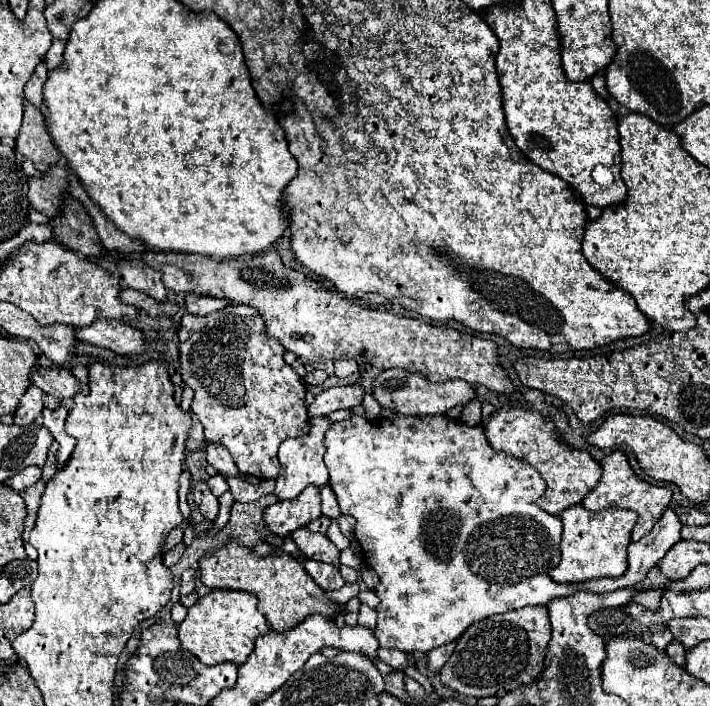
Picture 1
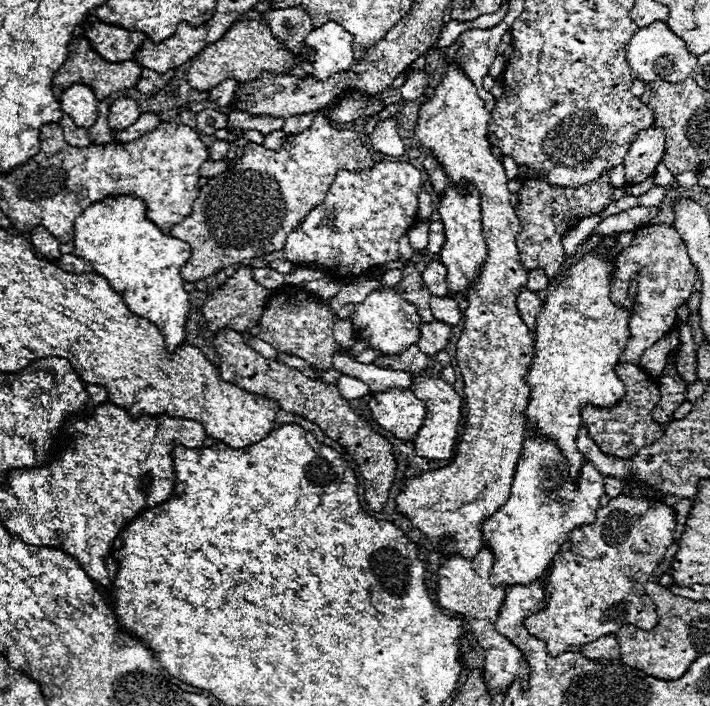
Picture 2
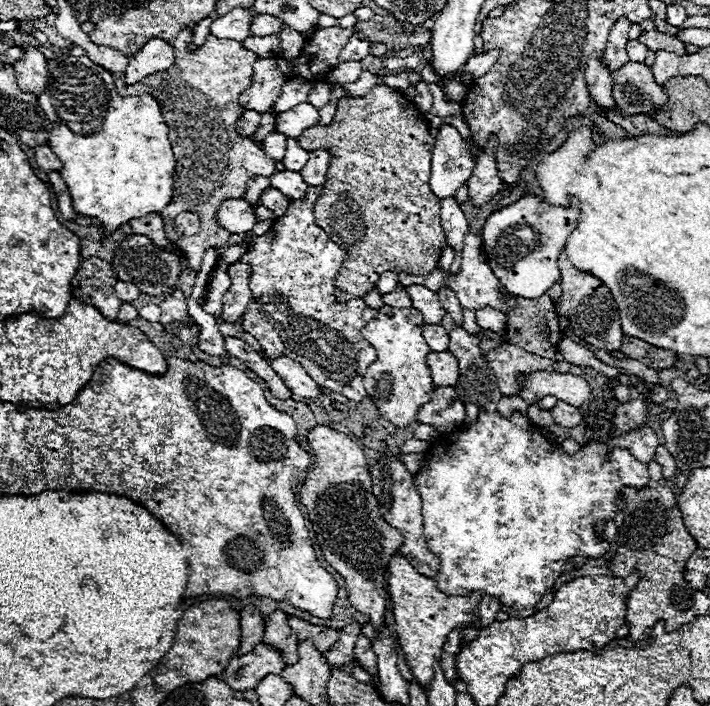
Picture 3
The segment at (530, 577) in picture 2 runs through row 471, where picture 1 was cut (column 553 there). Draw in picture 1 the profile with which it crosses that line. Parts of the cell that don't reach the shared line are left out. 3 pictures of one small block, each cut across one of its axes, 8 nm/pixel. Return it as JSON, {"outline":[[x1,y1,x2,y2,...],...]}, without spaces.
{"outline":[[352,416,348,420,338,422,334,428,330,428,326,432,326,456,324,462,330,470,330,486,338,498,340,510,342,514,350,514,356,518,356,540,362,546,366,564,380,576,380,582,376,586,376,596,380,598,380,606,378,606,378,620,376,620,376,638,380,642,382,648,396,648,402,650,406,654,412,652,430,652,432,648,444,646,454,642,472,622,488,618,492,614,502,614,502,612,510,612,510,610,518,610,524,606,536,606,536,604,546,604,548,600,556,598,556,596,570,596,576,590,592,590,598,594,604,592,612,592,618,588,626,588,632,586,636,582,642,582,646,572,660,560,664,558,664,554,676,544,680,542,680,528,682,522,678,518,678,514,674,512,674,508,666,508,666,512,662,514,662,518,658,520,658,524,638,542,632,542,628,546,628,570,622,578,598,578,596,580,588,580,582,586,570,586,570,583,554,582,550,578,548,572,534,572,534,566,542,566,542,552,558,552,558,544,560,544,560,532,562,532,562,522,558,516,552,516,548,512,544,512,542,508,538,508,536,500,544,494,544,480,542,476,536,472,534,466,530,466,528,462,522,462,514,456,508,456,504,452,496,452,490,448,482,426,468,426,462,420,448,420,446,416,396,416,392,420,366,420,364,416]]}

